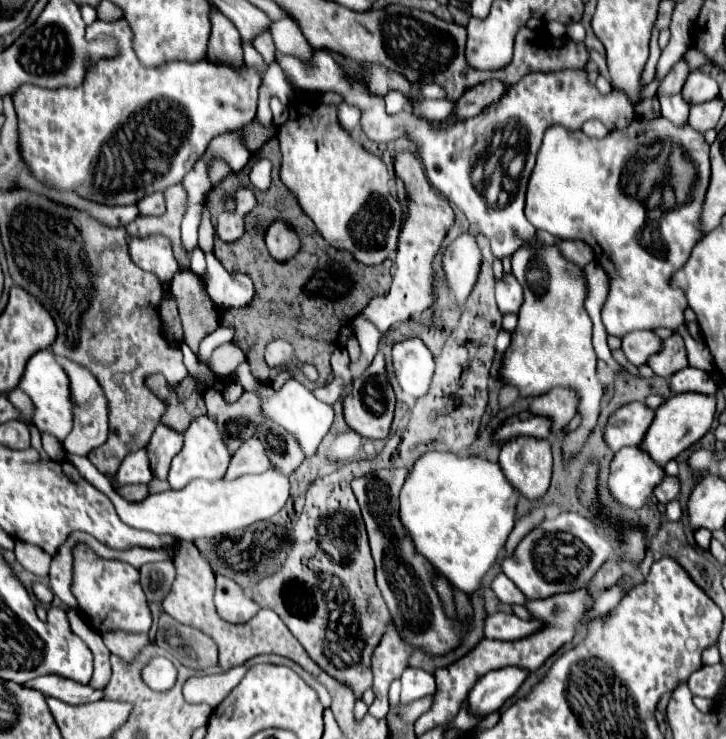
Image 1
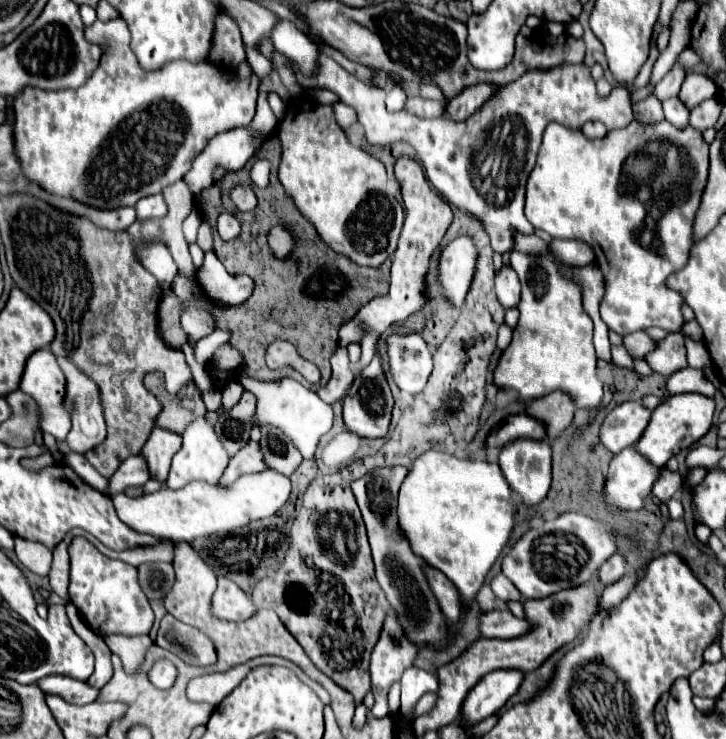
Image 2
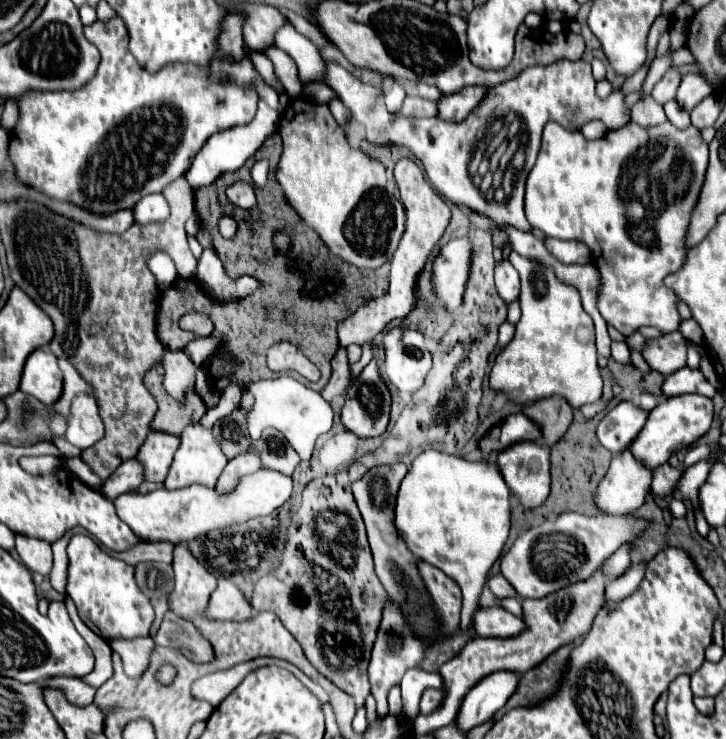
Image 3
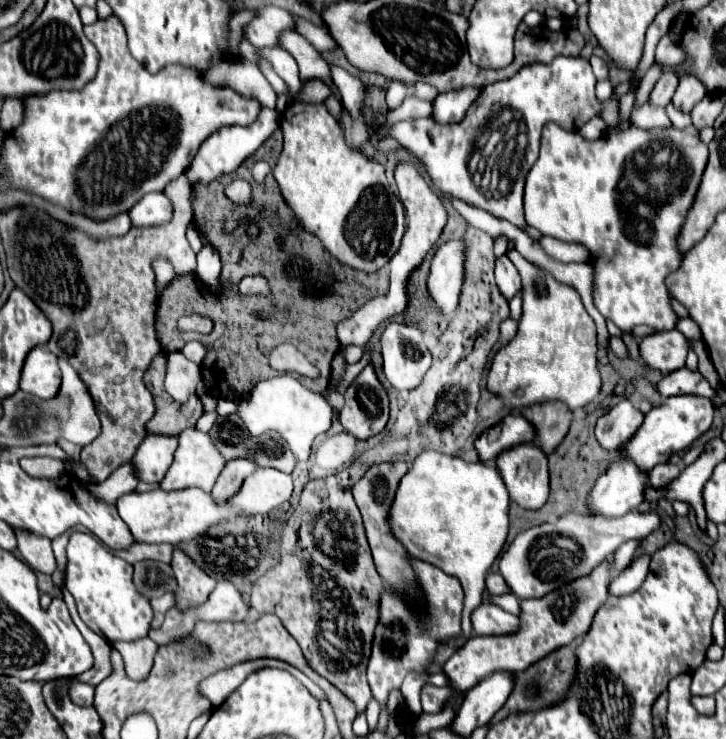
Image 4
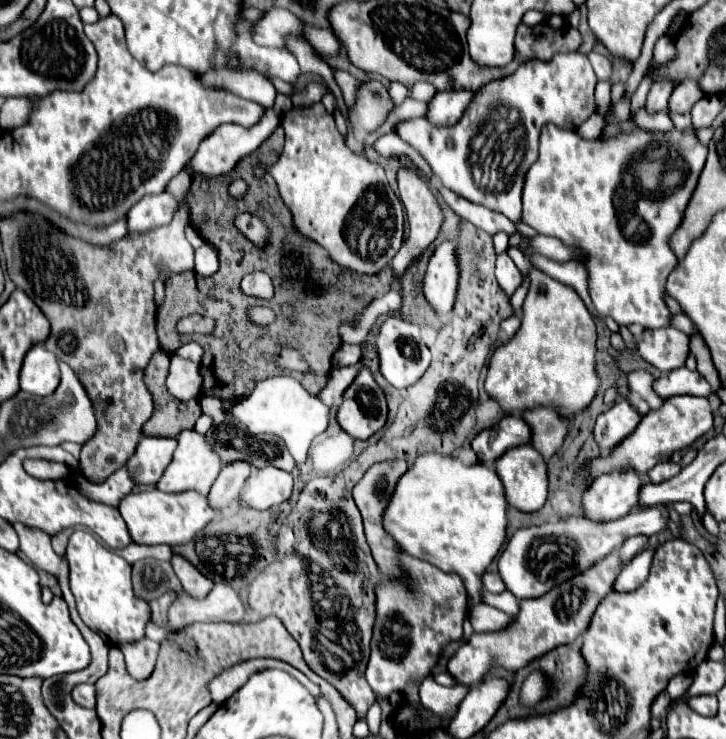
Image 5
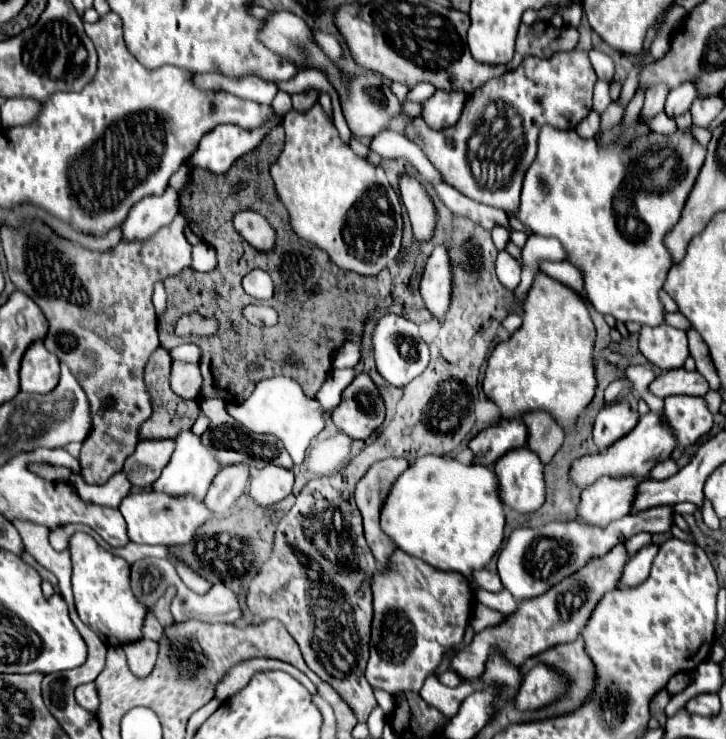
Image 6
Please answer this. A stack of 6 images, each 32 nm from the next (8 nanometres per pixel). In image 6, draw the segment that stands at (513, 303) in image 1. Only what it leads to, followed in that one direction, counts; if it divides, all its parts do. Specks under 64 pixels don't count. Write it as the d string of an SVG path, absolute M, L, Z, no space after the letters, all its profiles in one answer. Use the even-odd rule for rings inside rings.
M500 252L496 260L496 274L500 282L512 290L520 284L520 262L512 258L508 252Z

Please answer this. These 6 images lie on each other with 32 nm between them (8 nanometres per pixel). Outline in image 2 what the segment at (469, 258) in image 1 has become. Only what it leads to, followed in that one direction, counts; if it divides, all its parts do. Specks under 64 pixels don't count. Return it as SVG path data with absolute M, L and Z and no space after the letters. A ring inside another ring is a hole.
M460 236L452 240L440 254L438 260L438 282L442 286L444 298L460 308L464 304L464 296L474 276L476 264L476 246L470 236Z

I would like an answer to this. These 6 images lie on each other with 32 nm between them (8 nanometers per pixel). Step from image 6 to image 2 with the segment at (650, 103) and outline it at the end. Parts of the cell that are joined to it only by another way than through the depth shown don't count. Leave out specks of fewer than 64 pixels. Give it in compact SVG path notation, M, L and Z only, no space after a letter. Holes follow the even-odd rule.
M676 64L676 66L654 86L654 96L656 96L660 102L664 102L664 100L676 96L678 90L680 90L682 80L684 80L684 66Z

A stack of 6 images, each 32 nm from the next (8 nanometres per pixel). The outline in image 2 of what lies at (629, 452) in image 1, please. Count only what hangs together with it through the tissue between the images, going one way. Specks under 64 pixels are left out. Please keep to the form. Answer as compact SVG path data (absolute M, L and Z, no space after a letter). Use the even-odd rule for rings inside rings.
M624 448L616 454L608 472L602 496L612 510L640 510L658 478L658 468L648 464L634 448Z

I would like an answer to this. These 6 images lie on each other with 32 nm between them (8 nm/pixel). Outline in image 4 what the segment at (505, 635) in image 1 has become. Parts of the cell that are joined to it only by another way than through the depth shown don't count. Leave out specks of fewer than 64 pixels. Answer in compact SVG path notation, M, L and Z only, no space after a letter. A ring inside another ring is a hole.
M480 604L472 612L472 628L476 634L504 634L518 628L518 618L492 604Z

